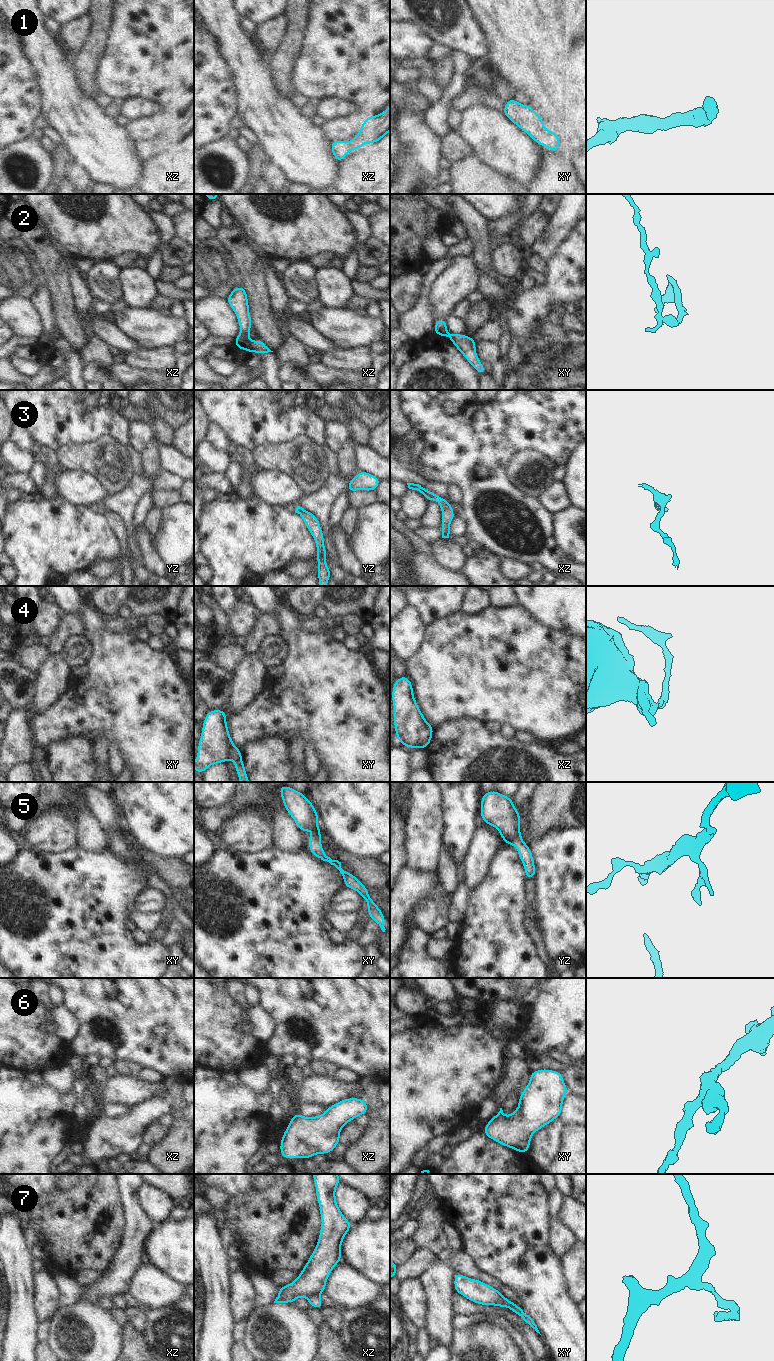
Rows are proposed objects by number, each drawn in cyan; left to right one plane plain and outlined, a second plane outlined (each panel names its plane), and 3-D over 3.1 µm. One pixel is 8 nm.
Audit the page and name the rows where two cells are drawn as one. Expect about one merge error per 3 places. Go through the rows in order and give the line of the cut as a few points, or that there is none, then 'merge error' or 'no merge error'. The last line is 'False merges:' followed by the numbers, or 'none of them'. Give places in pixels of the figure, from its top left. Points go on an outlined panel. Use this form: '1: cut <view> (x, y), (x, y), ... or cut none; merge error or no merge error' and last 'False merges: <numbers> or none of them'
1: cut none; no merge error
2: cut xz (251, 343), (253, 352); merge error
3: cut xz (429, 492), (434, 499); merge error
4: cut xy (233, 744), (229, 757); merge error
5: cut none; no merge error
6: cut none; no merge error
7: cut xz (318, 1294), (312, 1294), (307, 1298); merge error
False merges: 2, 3, 4, 7

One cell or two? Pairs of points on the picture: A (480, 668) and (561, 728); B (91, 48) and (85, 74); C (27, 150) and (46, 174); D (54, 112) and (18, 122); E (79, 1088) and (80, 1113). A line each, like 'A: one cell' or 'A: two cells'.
A: one cell
B: one cell
C: one cell
D: two cells
E: one cell

